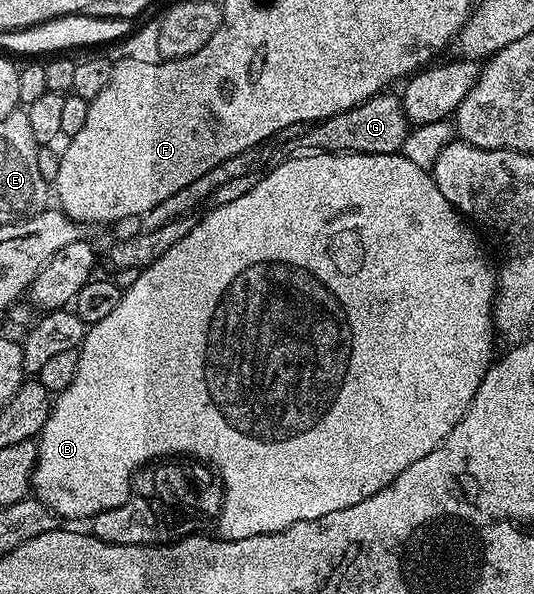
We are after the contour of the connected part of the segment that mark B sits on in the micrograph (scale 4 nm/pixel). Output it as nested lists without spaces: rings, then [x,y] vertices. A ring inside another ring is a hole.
[[[313,151],[311,154],[297,154],[290,160],[281,160],[275,166],[269,167],[257,179],[254,190],[250,194],[242,194],[235,202],[216,204],[213,212],[205,214],[201,220],[197,219],[192,225],[190,234],[182,238],[182,242],[174,242],[158,262],[154,262],[148,268],[143,269],[137,275],[136,280],[129,288],[120,293],[118,306],[114,311],[102,318],[102,322],[91,325],[84,333],[84,340],[79,346],[80,357],[76,373],[72,380],[55,397],[52,412],[46,418],[46,426],[42,426],[39,437],[36,440],[36,469],[32,475],[31,491],[37,500],[45,504],[57,517],[65,516],[68,520],[84,520],[98,515],[101,510],[110,510],[114,506],[122,506],[126,502],[128,492],[132,489],[132,477],[137,471],[155,461],[157,458],[172,458],[177,454],[183,454],[188,458],[195,458],[209,466],[218,473],[221,484],[224,485],[224,505],[220,508],[218,517],[219,535],[225,540],[237,540],[238,538],[254,538],[265,536],[271,532],[281,532],[283,528],[294,526],[294,522],[310,522],[314,518],[322,518],[326,514],[334,514],[334,510],[346,510],[346,506],[358,506],[358,502],[366,502],[378,490],[382,490],[406,466],[414,466],[418,458],[426,458],[430,450],[434,450],[448,437],[450,430],[458,426],[462,414],[470,406],[482,378],[488,373],[493,363],[492,336],[494,337],[494,325],[492,323],[492,306],[494,303],[494,284],[488,281],[488,268],[482,261],[476,260],[476,236],[467,228],[465,217],[453,208],[450,202],[438,190],[436,181],[432,179],[431,171],[427,168],[414,166],[403,154],[366,154],[365,152],[321,152]]]

